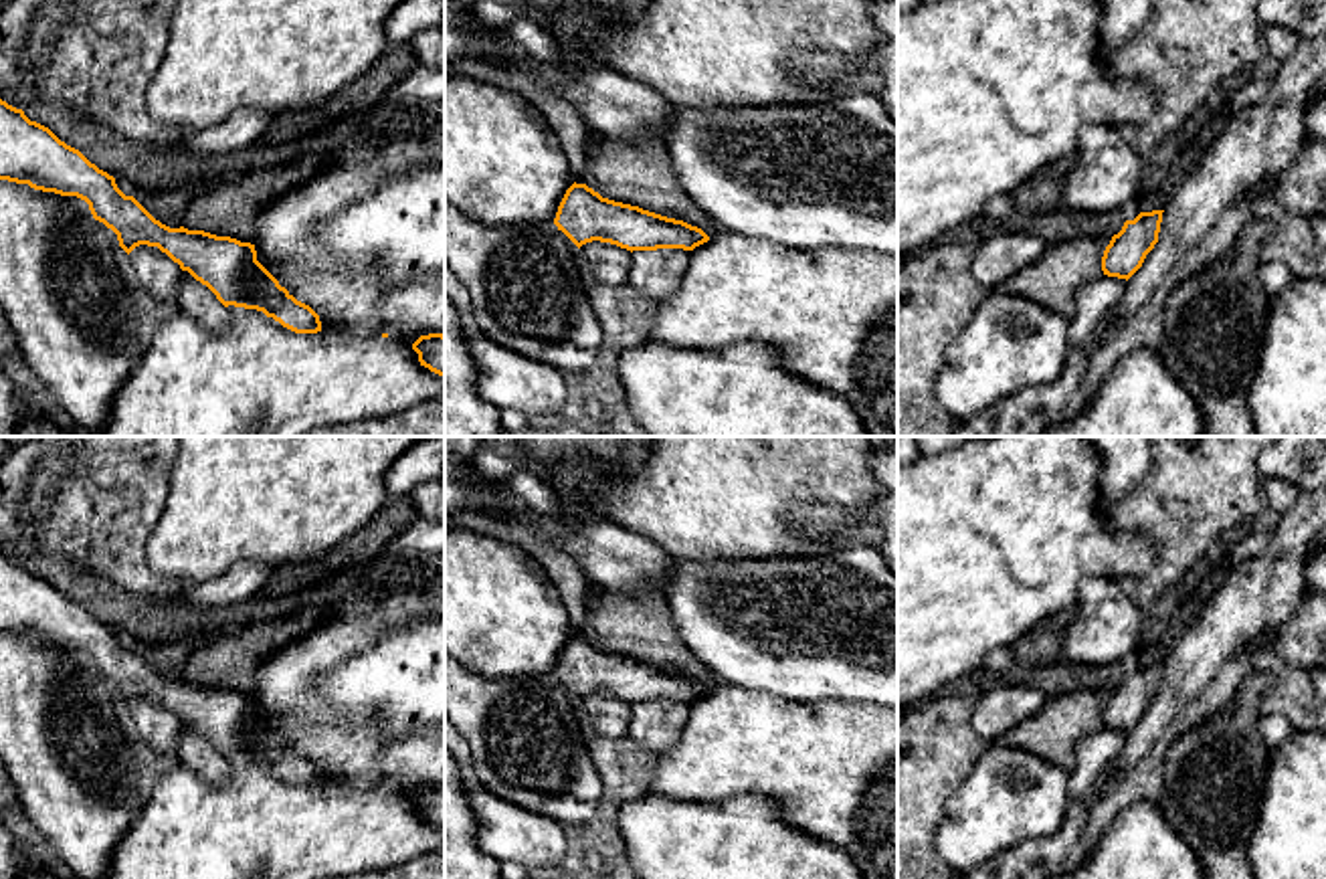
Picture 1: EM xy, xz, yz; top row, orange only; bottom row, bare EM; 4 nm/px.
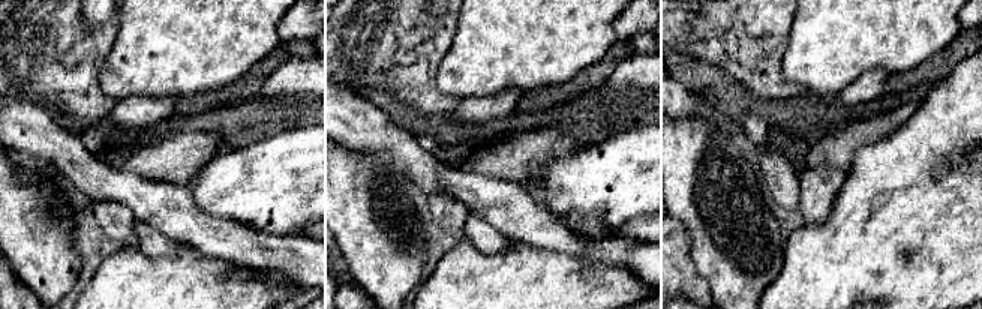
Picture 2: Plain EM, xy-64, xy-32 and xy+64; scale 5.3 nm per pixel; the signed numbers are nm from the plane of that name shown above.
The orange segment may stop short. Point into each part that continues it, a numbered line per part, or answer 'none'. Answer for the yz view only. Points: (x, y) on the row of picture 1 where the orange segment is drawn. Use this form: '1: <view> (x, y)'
none

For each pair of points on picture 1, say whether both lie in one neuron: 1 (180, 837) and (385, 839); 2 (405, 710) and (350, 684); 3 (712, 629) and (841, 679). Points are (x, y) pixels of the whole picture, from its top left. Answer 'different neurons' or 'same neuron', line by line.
1: same neuron
2: same neuron
3: same neuron

